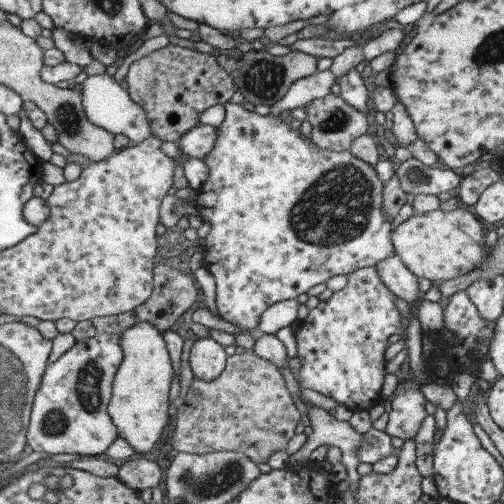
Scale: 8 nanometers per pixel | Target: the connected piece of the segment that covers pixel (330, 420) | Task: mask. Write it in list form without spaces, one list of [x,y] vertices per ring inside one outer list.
[[[307,405],[307,420],[311,426],[311,434],[303,447],[295,455],[290,456],[289,464],[297,467],[299,464],[306,463],[311,452],[318,446],[335,446],[341,451],[341,464],[346,470],[348,490],[355,493],[359,474],[356,467],[359,464],[357,460],[357,446],[361,442],[363,433],[349,426],[349,422],[338,422],[332,416],[331,412],[326,412],[323,408]]]

